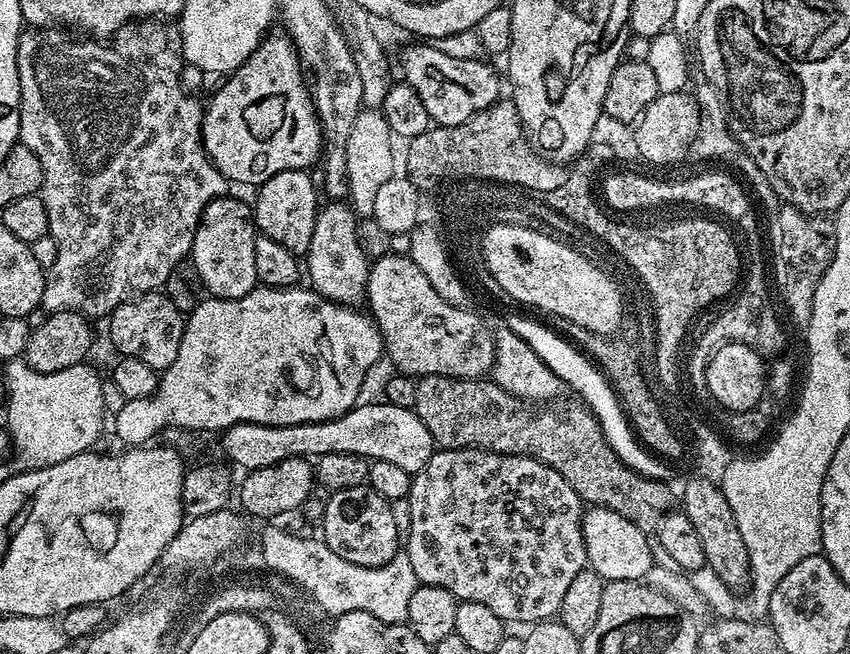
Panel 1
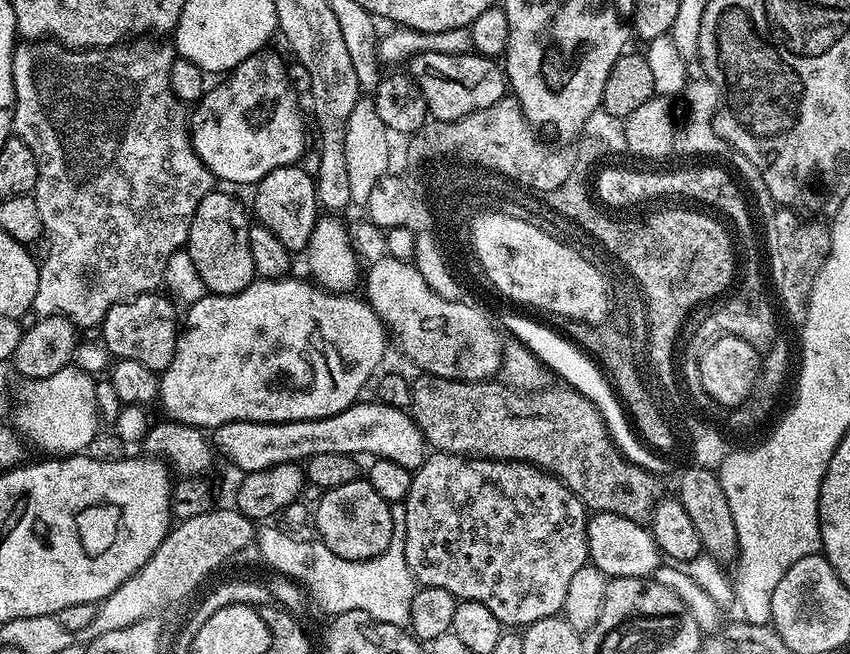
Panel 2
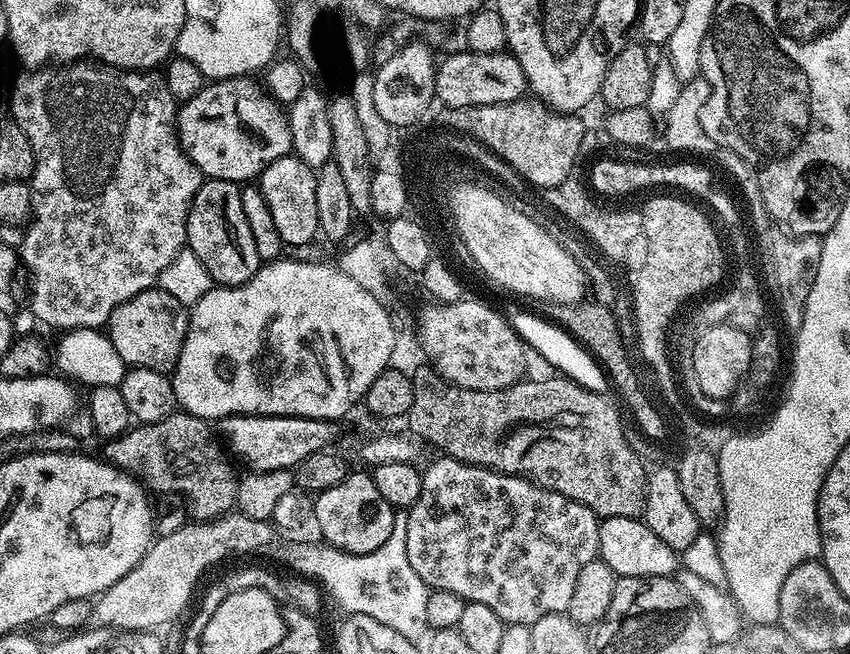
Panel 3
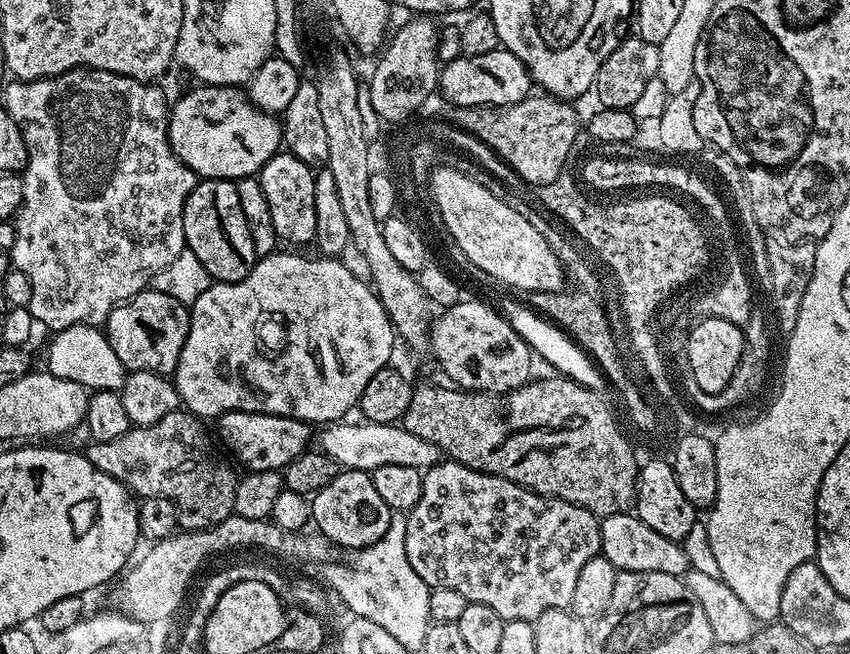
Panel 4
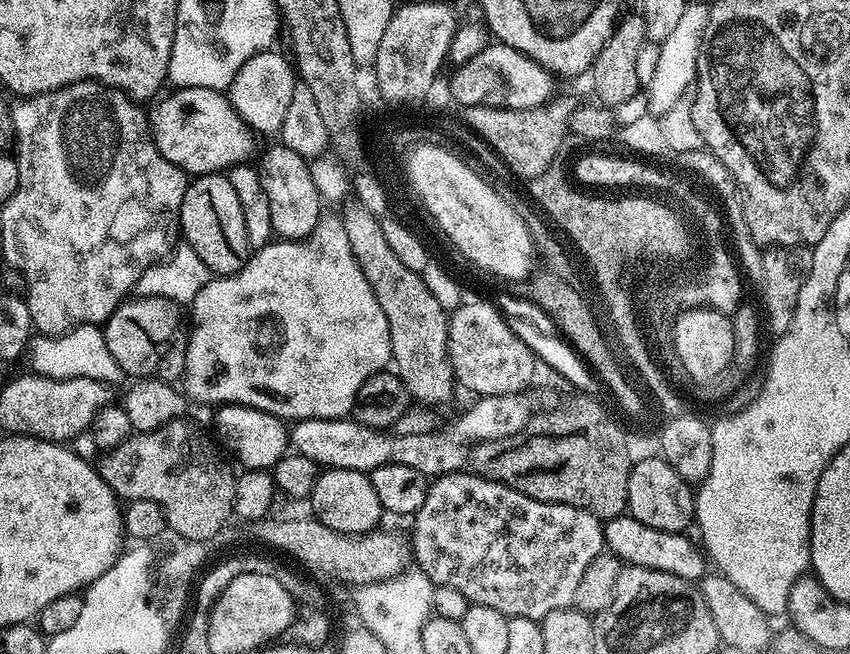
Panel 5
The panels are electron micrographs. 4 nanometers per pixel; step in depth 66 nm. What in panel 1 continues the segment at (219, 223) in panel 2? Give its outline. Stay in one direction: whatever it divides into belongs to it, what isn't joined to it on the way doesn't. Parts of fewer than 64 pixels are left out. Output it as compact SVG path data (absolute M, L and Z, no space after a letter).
M232 194L211 200L202 210L194 234L190 261L196 267L195 279L204 283L209 297L218 300L237 300L250 294L258 286L254 266L254 242L258 235L251 203L243 204Z

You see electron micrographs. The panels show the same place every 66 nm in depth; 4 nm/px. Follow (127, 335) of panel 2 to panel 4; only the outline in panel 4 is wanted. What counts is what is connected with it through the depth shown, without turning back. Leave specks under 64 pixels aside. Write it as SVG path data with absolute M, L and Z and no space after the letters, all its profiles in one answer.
M149 286L130 299L123 300L109 314L106 335L114 354L118 354L118 362L122 362L128 372L153 372L159 376L171 377L186 342L189 315L189 305Z

